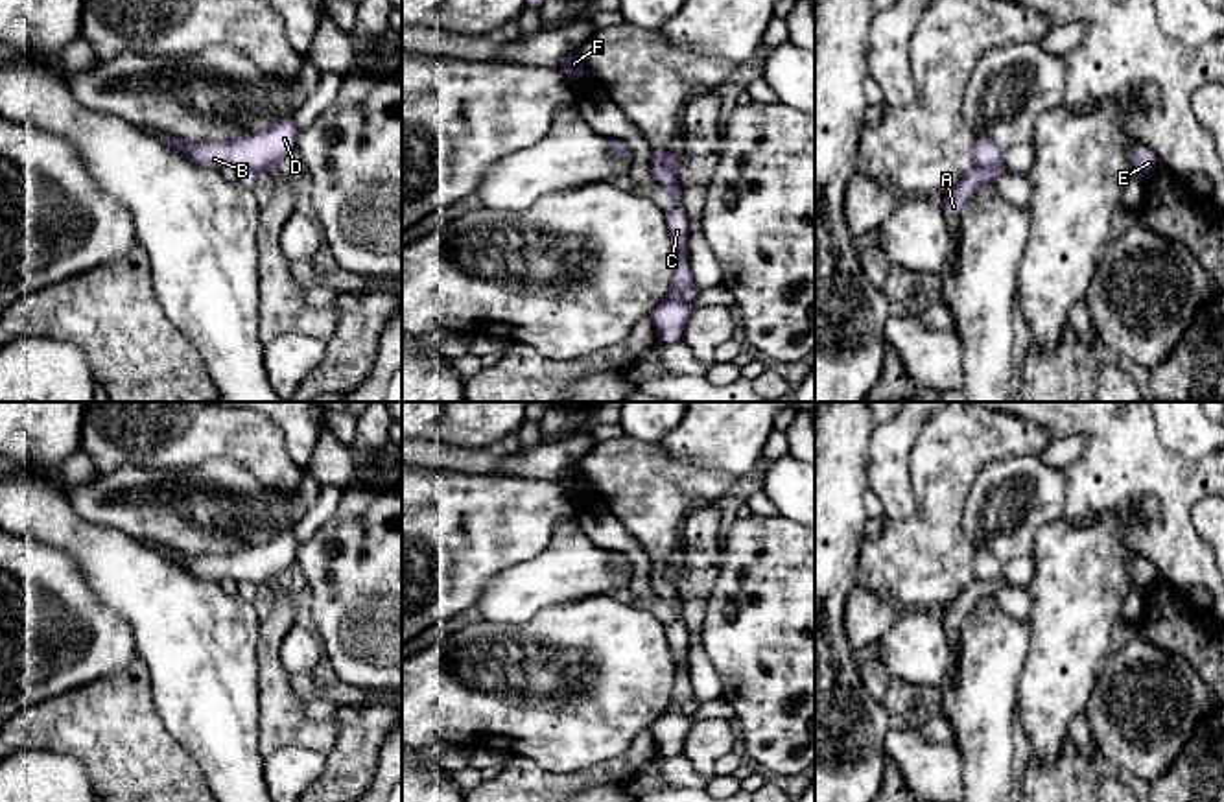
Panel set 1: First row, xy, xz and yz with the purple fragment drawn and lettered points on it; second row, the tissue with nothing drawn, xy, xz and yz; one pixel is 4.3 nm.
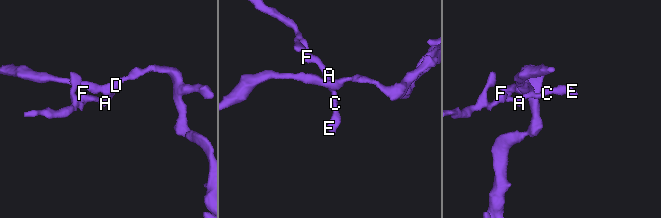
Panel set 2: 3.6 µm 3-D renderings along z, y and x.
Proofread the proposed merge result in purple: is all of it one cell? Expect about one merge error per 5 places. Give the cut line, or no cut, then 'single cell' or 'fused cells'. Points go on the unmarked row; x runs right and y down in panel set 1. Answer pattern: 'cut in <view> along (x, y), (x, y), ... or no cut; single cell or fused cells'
cut in yz along (1001, 574), (994, 579), (976, 579); fused cells

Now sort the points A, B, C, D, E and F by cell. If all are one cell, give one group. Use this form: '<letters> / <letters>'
A C E F / B D

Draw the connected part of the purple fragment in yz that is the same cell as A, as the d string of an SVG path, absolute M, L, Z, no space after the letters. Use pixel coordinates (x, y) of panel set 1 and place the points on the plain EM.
M1001 575L995 581L973 581L955 599L942 605L942 623L947 631L959 631L970 610L983 599L995 597L997 590L1006 584L1006 577Z

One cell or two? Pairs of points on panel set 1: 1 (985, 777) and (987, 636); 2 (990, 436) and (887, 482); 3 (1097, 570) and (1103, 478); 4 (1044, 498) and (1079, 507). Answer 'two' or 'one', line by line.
1: one
2: two
3: two
4: two

